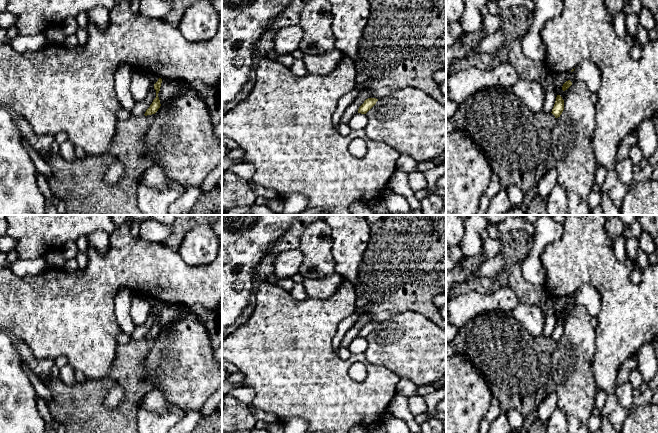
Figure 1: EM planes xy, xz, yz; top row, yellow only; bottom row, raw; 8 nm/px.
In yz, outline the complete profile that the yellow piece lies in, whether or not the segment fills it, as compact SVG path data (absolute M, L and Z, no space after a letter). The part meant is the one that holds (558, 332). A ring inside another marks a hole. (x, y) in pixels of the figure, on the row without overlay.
M557 319L556 325L551 337L555 340L555 342L558 342L562 338L563 334L564 334L564 324L560 319Z

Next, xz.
M368 322L364 327L359 331L358 337L366 338L378 325L376 322Z

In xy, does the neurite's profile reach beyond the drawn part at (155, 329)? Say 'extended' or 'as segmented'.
as segmented

